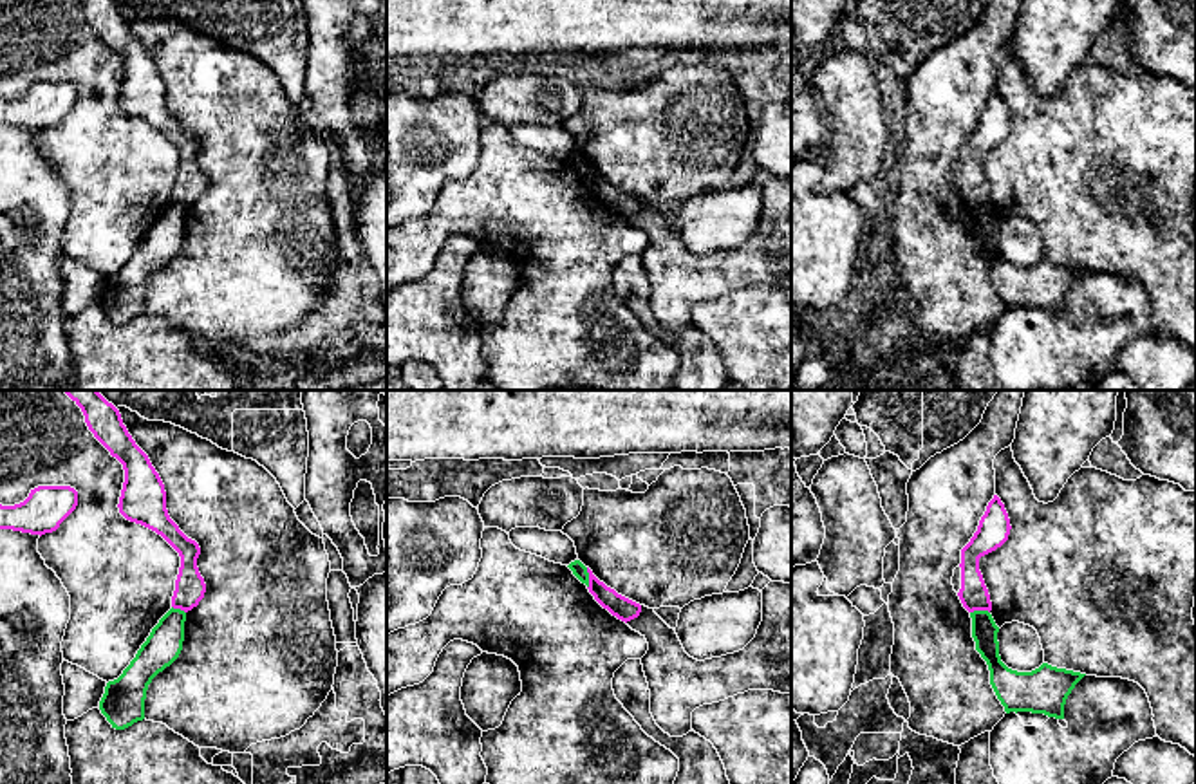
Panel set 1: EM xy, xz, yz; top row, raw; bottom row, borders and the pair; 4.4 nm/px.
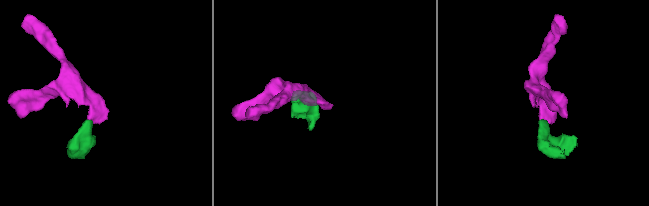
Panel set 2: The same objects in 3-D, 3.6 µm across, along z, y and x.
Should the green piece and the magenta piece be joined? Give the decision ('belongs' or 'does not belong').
does not belong

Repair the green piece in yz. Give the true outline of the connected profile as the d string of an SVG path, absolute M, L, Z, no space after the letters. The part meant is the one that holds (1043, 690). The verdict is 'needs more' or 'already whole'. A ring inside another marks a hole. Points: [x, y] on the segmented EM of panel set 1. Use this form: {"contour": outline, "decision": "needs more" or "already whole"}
{"contour": "M974 611L970 618L976 650L988 665L990 685L1004 712L1032 712L1064 719L1066 699L1086 674L1057 668L1048 663L1032 672L1012 670L1001 661L999 627L992 614L988 611Z", "decision": "already whole"}

